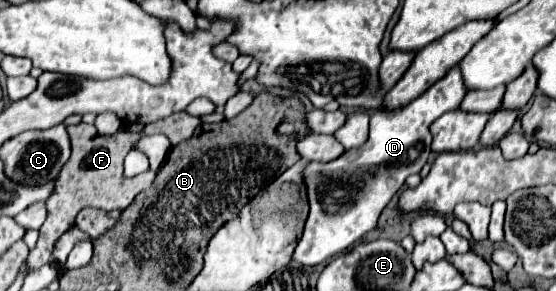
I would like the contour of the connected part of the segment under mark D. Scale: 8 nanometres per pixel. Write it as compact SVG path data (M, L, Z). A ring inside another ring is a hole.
M452 67L440 81L436 81L426 93L416 97L412 103L398 111L376 111L370 117L370 137L362 147L344 151L338 159L328 163L308 161L302 171L310 215L304 227L304 235L298 241L292 263L298 267L318 265L344 249L348 249L354 241L358 241L364 233L372 231L378 223L382 209L396 195L396 191L404 185L404 179L412 173L420 173L430 155L432 135L428 127L446 111L454 111L462 97L466 95L466 87L458 67ZM330 195L346 197L356 195L350 205L342 205L336 213L330 213Z

